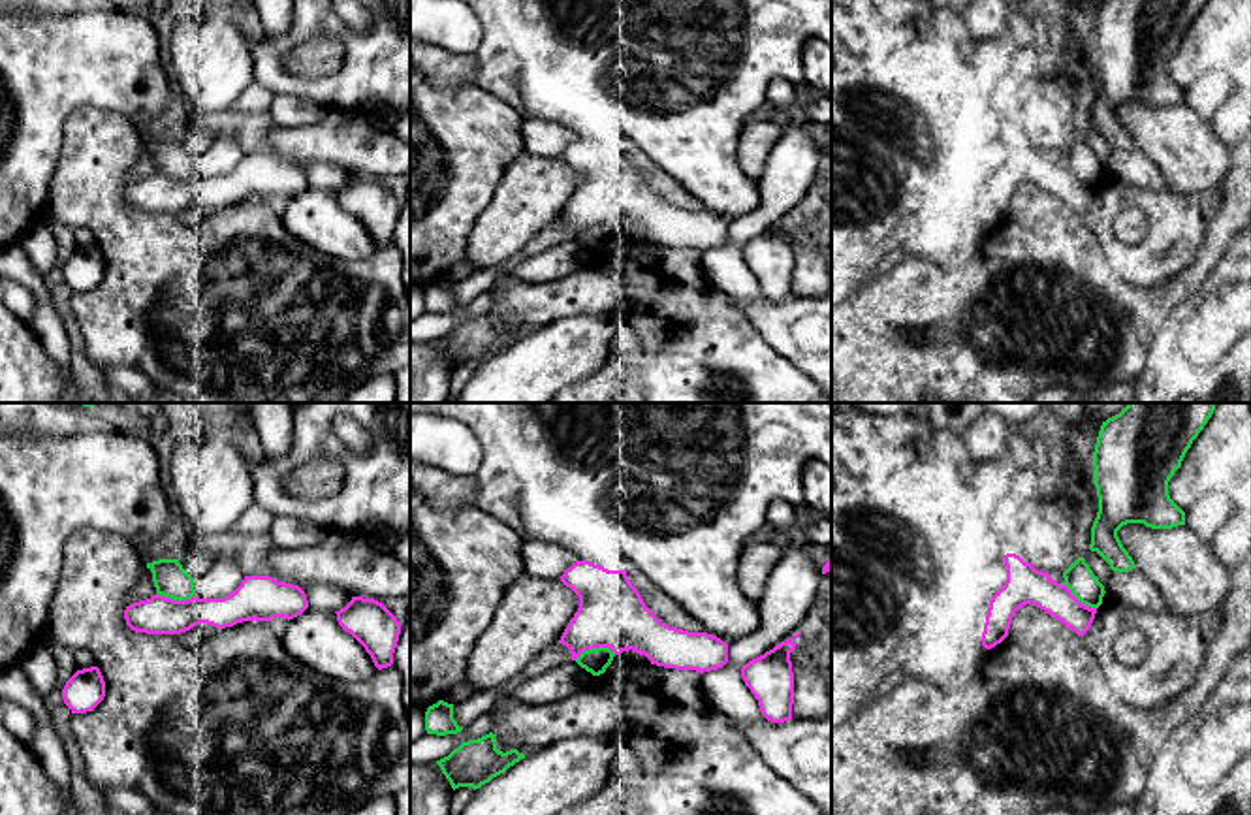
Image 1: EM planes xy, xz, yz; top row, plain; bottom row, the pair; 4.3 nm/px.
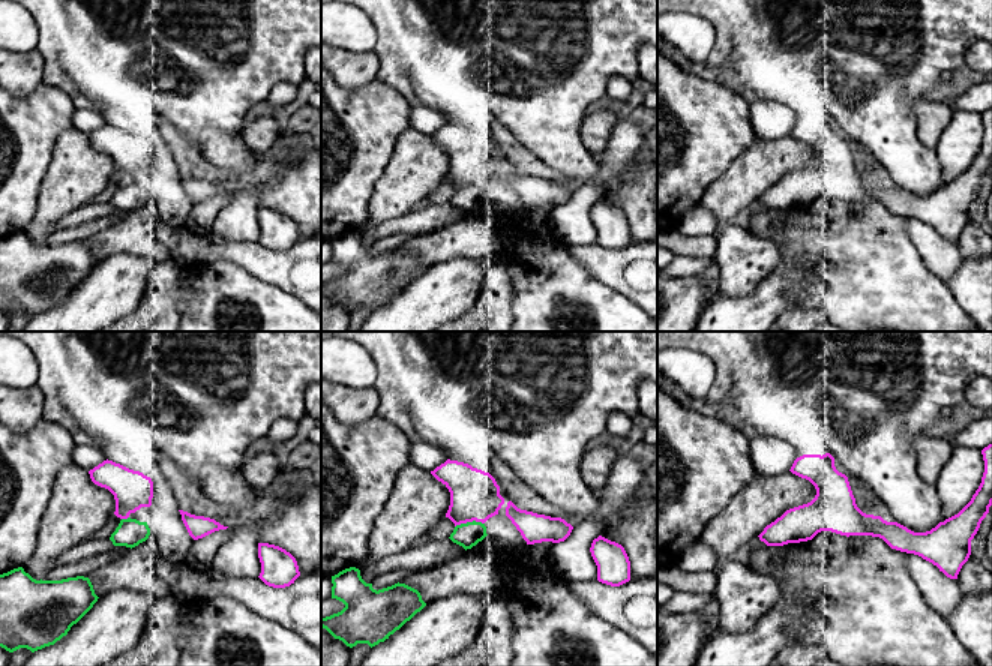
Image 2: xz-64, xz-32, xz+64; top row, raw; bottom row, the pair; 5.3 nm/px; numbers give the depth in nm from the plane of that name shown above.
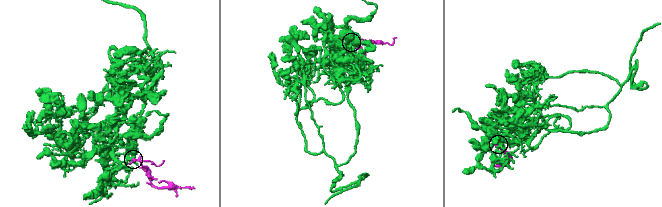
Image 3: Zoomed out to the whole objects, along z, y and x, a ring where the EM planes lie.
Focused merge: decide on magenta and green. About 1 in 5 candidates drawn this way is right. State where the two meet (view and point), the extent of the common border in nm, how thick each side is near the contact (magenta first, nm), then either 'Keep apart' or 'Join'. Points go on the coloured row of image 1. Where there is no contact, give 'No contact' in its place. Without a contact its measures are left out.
Touches magenta at xz (595, 646). Shared border 190 nm. Thickness 280 nm (magenta) against 110 nm. Keep apart

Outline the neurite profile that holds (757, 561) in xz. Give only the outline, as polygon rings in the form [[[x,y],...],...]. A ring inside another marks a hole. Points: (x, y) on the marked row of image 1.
[[[771,542],[743,546],[737,561],[737,585],[745,597],[758,600],[764,591],[769,574],[783,557],[783,550]]]

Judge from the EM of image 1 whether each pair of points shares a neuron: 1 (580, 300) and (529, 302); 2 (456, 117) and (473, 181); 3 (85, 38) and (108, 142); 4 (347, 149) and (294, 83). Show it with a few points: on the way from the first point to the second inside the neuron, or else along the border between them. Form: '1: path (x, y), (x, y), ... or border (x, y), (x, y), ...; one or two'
1: path (567, 296), (542, 302); one
2: path (456, 132), (458, 166); one
3: border (63, 121), (96, 106), (138, 130); two
4: border (328, 110), (347, 110), (365, 117); two

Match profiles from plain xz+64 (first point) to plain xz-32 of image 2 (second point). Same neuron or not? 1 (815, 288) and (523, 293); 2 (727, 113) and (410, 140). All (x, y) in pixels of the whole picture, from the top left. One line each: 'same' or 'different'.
1: same
2: different

